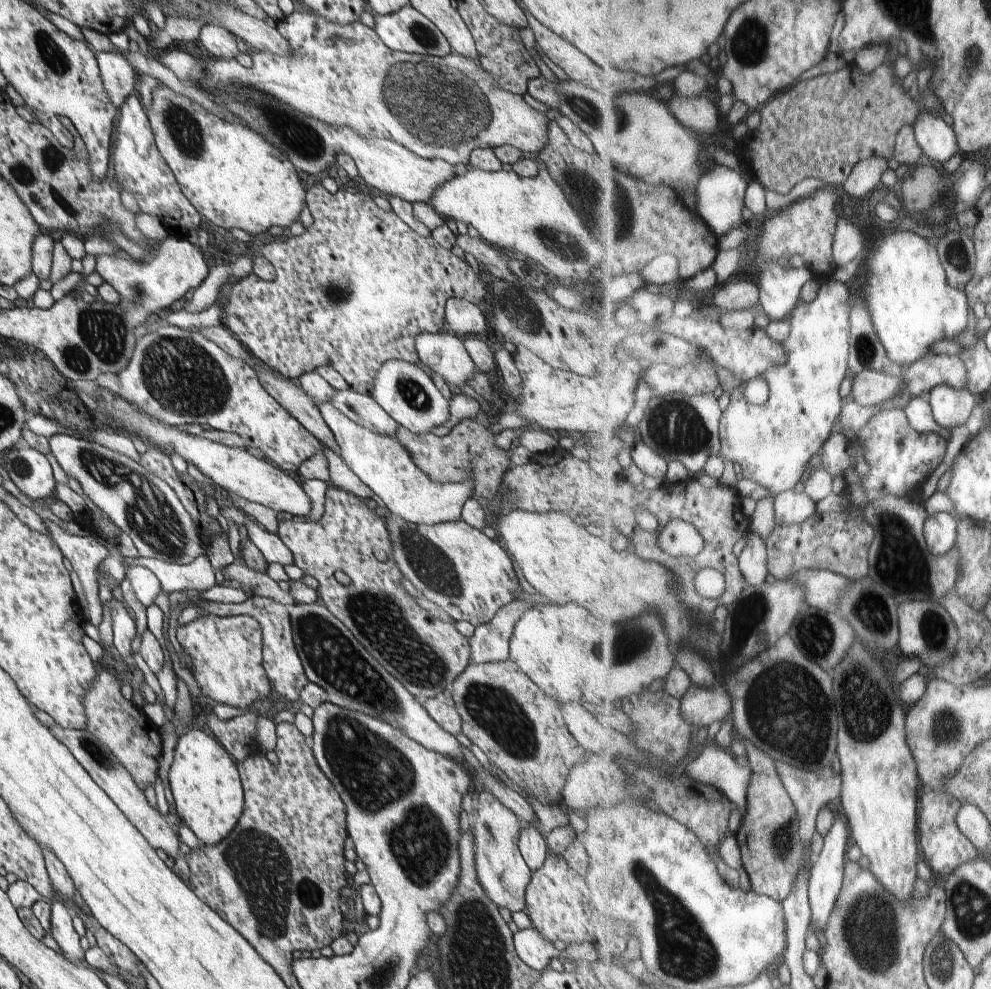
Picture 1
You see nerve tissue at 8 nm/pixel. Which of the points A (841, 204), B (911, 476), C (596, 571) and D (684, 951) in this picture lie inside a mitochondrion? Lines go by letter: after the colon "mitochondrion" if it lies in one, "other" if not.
A: other
B: other
C: other
D: mitochondrion

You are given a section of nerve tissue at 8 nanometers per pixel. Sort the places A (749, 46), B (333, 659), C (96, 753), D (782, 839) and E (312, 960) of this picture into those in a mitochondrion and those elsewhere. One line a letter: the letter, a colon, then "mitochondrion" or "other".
A: mitochondrion
B: mitochondrion
C: mitochondrion
D: mitochondrion
E: other

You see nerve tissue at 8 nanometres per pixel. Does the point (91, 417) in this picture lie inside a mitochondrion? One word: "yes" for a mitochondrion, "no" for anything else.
no

